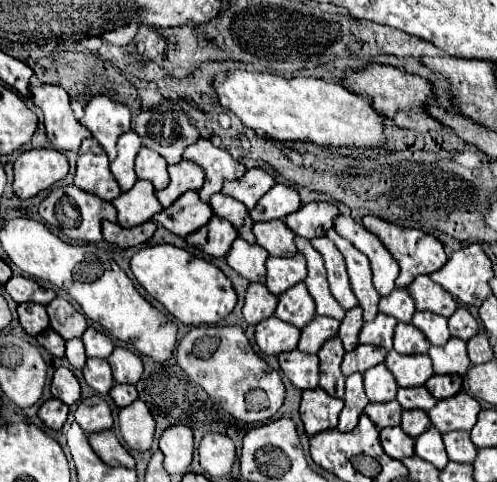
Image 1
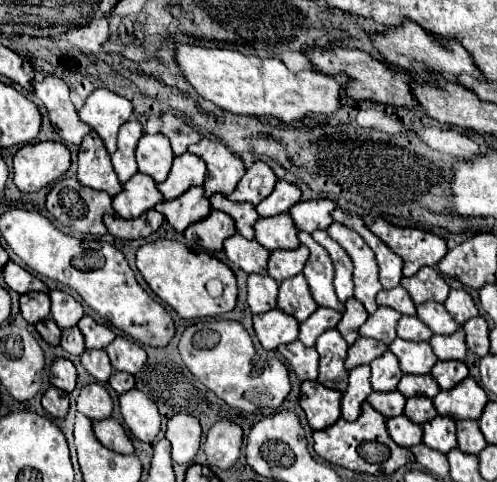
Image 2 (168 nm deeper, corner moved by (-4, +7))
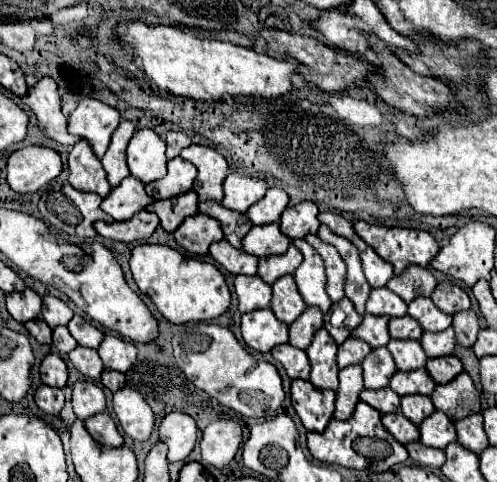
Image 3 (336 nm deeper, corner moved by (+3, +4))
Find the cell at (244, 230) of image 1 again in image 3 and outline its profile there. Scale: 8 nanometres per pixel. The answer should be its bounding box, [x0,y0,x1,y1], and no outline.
[198,201,252,247]

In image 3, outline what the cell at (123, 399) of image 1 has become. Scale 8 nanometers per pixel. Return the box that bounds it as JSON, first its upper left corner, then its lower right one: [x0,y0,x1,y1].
[102,369,126,393]

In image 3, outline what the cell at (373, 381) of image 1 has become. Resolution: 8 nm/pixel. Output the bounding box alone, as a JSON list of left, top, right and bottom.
[362,347,396,389]

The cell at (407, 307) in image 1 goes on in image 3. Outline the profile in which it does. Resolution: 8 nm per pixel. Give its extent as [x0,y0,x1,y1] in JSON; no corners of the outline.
[366,287,406,317]

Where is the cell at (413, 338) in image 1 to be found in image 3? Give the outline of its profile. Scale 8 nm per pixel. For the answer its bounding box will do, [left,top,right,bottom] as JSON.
[388,315,422,339]

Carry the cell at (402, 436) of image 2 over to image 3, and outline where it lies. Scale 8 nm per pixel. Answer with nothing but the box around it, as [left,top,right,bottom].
[382,413,420,445]

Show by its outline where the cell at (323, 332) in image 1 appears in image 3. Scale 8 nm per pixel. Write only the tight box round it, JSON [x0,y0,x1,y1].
[290,307,324,349]

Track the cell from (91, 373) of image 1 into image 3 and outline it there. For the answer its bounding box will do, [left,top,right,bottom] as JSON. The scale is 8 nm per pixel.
[68,347,102,381]

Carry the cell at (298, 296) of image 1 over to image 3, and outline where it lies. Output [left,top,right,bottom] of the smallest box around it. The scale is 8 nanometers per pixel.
[270,275,306,325]

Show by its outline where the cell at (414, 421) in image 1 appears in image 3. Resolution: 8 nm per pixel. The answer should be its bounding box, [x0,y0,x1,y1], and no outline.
[400,395,436,425]

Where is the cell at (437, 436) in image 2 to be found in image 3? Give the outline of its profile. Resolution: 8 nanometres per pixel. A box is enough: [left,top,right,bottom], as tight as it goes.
[420,411,456,449]

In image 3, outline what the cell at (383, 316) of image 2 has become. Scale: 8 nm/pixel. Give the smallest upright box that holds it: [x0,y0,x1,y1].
[352,315,390,347]

